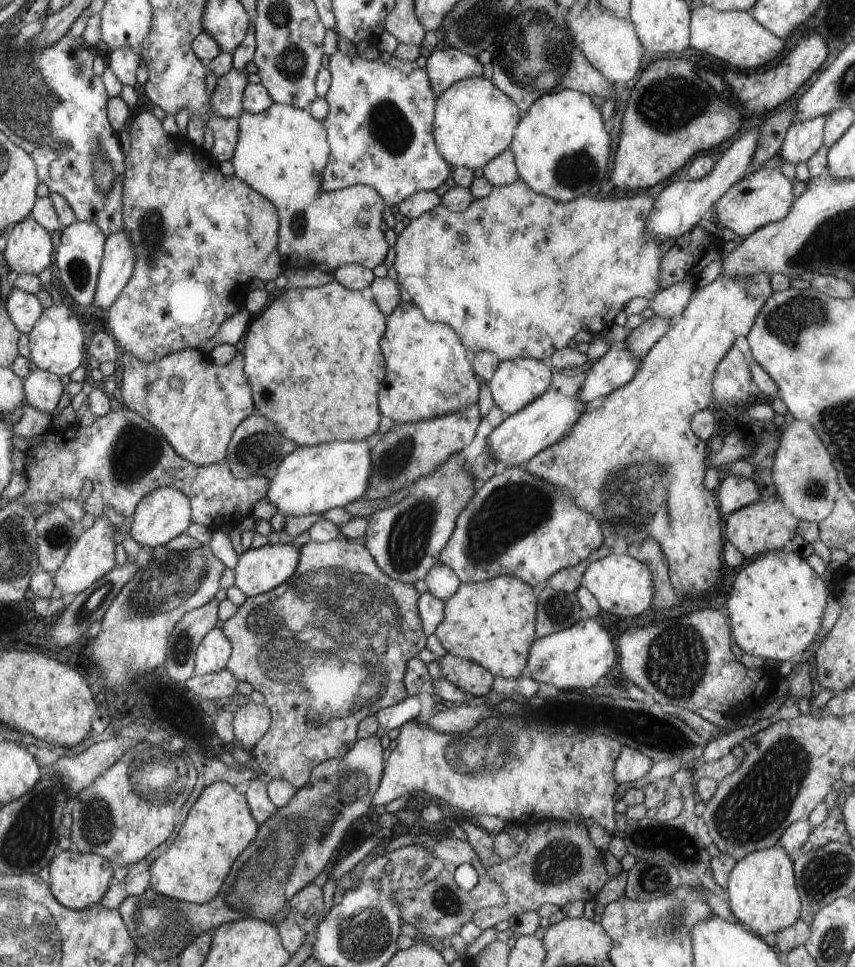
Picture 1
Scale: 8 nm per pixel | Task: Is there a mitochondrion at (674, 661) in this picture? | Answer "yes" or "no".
yes

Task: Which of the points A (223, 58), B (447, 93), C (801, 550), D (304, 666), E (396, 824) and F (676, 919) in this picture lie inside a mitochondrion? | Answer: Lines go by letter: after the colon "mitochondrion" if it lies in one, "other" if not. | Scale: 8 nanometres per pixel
A: other
B: other
C: other
D: mitochondrion
E: other
F: mitochondrion

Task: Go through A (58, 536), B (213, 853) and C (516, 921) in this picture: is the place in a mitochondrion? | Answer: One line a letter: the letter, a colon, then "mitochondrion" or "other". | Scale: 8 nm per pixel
A: mitochondrion
B: other
C: other

